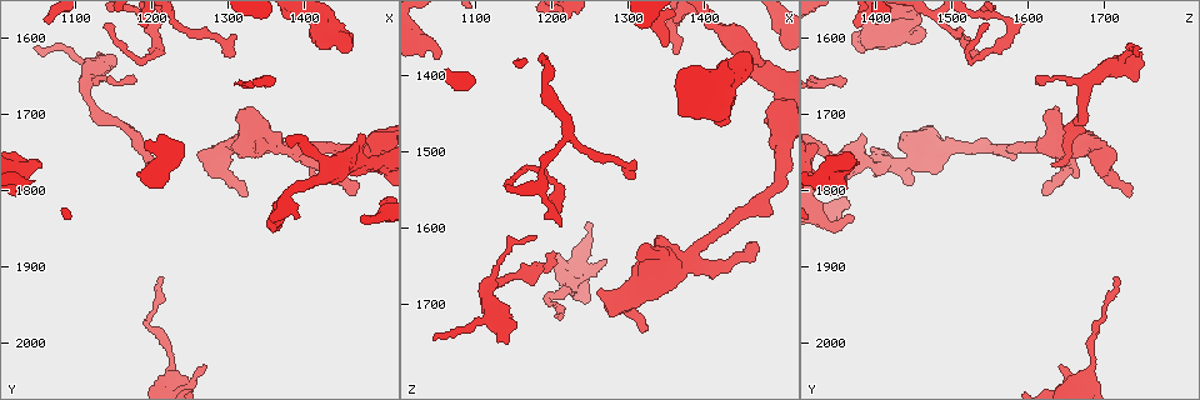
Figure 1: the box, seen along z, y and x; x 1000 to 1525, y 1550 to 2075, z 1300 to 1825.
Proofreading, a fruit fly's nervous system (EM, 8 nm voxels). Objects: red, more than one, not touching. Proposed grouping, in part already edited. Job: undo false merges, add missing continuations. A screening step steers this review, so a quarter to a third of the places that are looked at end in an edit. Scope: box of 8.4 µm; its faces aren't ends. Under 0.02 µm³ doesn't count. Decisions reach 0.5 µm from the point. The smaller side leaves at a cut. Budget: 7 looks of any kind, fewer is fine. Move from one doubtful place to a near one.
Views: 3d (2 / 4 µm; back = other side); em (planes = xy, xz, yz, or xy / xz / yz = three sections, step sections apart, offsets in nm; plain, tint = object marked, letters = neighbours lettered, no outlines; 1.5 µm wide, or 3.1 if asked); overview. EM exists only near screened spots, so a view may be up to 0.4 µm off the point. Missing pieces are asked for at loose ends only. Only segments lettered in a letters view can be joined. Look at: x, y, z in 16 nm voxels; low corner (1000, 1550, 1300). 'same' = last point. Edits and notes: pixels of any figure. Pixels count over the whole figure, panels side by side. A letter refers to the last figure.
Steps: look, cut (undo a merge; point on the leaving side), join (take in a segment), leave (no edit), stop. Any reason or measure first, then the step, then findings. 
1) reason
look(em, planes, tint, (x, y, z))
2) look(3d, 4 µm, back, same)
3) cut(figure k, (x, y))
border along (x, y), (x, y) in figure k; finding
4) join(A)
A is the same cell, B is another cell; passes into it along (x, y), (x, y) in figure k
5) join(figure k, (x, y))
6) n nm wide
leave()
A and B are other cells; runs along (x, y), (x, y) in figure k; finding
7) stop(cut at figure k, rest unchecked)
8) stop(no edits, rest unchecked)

an open end
look(3d, 2 µm, (1050, 1610, 1745))

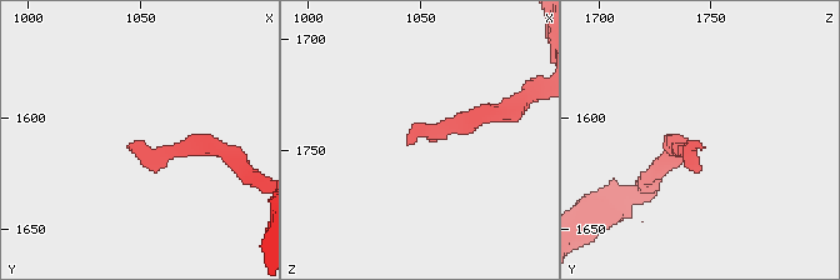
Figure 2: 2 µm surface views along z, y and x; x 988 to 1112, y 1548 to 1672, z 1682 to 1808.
need the tissue
look(em, planes, letters, (1047, 1611, 1746))

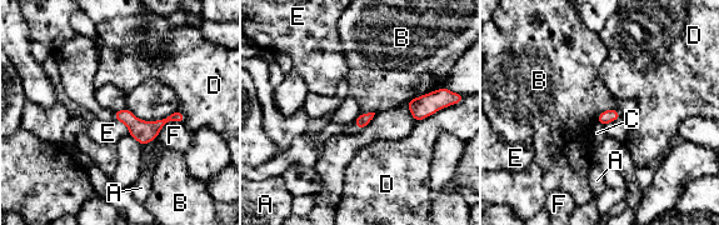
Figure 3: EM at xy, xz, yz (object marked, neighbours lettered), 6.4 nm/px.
leave()
A, B, C, D, E and F are other cells; none of them fits

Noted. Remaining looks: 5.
thin end
look(em, xz, step 4, letters, (1305, 1620, 1535))

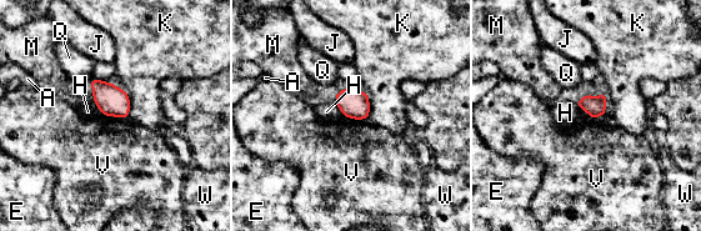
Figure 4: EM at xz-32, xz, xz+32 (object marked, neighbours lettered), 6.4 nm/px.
140 nm wide
leave()
A, E, H, J, K, M, Q, V and W are other cells; border along (103, 115), (126, 119) in figure 4; none of them fits

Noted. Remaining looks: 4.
branch stops here
look(em, planes, tint, (1415, 1600, 1460))

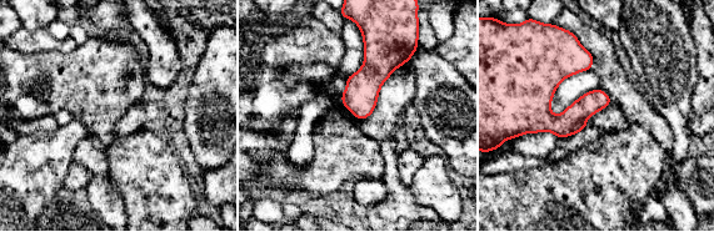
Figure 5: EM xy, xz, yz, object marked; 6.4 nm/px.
see the neighbours
look(em, planes, letters, same)

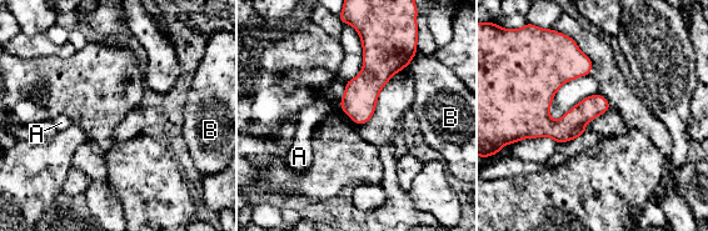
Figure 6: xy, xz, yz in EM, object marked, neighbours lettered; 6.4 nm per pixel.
leave()
A and B are other cells; border along (339, 100), (340, 108) in figure 6; none of them fits

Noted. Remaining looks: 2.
stop(no edits, rest unchecked)

